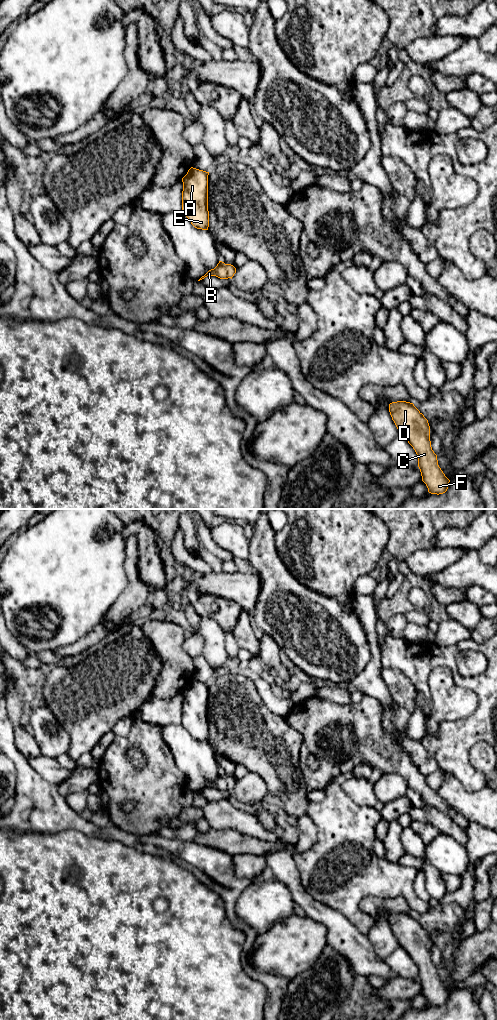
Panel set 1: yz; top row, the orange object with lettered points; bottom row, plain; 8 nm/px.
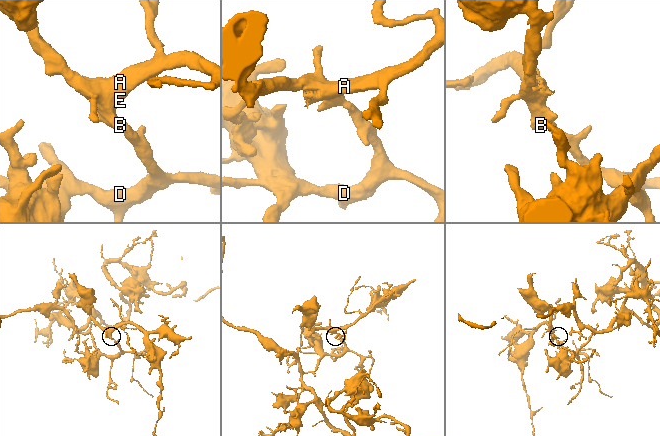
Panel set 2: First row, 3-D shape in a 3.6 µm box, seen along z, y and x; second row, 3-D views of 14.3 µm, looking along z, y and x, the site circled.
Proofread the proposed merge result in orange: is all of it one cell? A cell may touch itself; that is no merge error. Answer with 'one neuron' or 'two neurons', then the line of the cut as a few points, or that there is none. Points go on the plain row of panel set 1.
one neuron | no cut

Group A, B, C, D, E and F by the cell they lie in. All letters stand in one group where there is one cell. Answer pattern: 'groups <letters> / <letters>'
groups A B C D E F

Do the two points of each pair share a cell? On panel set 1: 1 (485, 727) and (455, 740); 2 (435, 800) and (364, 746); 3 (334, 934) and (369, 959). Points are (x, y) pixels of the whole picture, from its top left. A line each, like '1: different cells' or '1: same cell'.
1: same cell
2: same cell
3: same cell

